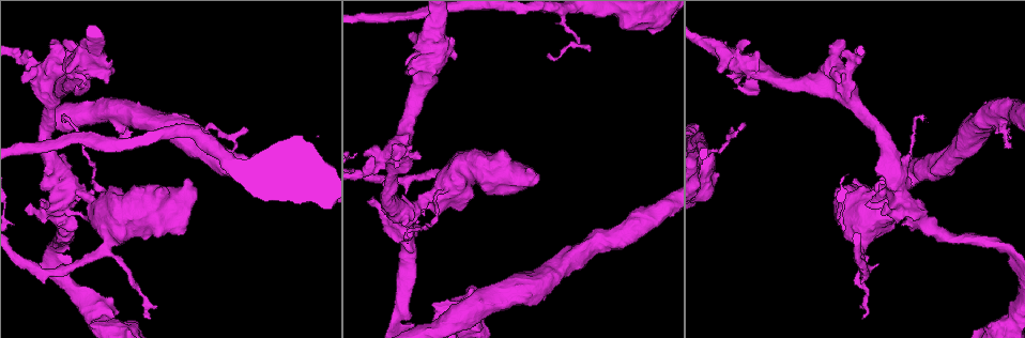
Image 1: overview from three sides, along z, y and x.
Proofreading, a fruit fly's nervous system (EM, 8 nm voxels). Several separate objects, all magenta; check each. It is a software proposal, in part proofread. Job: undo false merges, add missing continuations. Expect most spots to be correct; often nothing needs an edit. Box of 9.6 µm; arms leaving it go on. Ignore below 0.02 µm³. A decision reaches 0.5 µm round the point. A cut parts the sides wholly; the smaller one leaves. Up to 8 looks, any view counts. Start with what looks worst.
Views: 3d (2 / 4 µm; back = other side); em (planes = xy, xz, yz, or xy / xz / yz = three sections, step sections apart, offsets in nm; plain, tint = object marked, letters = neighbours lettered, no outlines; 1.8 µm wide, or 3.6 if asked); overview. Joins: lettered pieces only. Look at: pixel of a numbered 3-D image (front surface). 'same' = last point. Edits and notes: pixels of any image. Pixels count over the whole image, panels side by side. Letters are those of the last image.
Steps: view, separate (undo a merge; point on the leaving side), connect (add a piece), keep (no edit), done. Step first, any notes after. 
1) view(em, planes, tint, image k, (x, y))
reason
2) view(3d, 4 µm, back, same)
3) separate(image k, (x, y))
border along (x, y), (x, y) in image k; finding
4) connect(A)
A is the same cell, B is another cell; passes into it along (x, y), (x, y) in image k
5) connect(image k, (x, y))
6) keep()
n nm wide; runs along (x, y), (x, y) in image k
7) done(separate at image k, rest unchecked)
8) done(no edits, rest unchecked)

view(em, 3.6 µm, planes, tint, image 1, (430, 63))
looks like a crossing

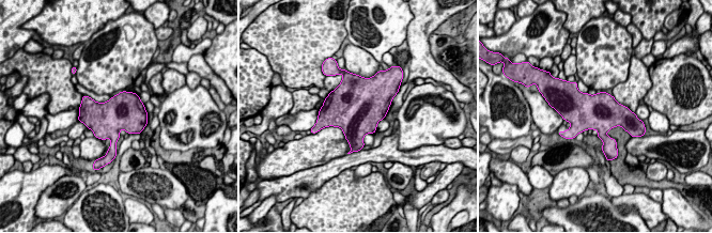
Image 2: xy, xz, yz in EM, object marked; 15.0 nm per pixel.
view(em, 3.6 µm, planes, letters, same)

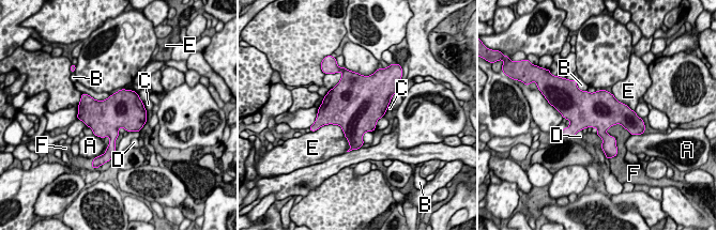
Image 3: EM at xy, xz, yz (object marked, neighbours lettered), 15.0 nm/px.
keep()
E touches over 550 nm; A, B, C, D, E and F are other cells; border along (605, 132), (615, 124), (628, 132) in image 3; all the same neuron

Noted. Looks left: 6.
view(3d, 2 µm, image 1, (50, 249))
thin neck

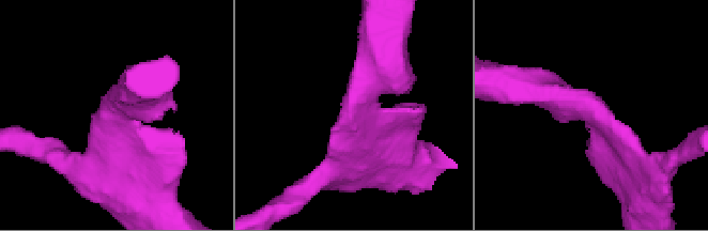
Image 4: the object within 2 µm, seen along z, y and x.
view(em, xz, step 16, letters, image 4, (357, 107))
arms of 300, 300 nm

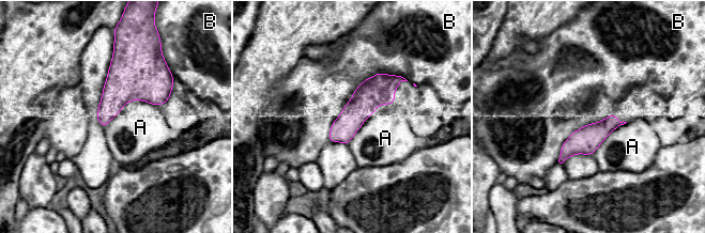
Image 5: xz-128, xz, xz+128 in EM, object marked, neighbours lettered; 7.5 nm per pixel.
keep()
140 nm wide; B touches over 750 nm; A and B are other cells; continuous, no second neuron

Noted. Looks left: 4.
view(em, planes, letters, image 1, (862, 318))
tapers out

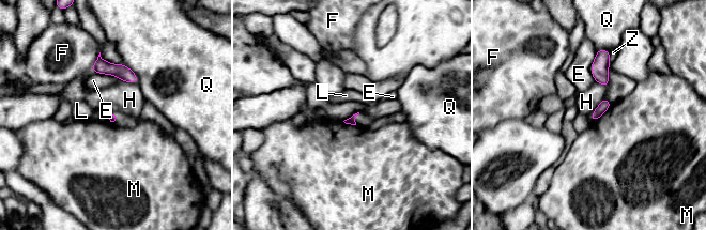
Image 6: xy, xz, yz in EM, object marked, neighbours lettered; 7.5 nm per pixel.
keep()
E touches over 240 nm; E, F, H, L, M, Q and Z are other cells; border along (612, 105), (593, 122) in image 6; no lettered piece goes on from it

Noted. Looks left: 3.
view(em, yz, step 4, tint, image 1, (1004, 147))
free end

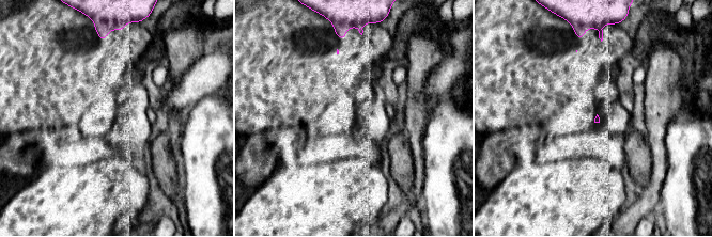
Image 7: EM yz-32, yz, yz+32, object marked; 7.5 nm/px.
view(em, planes, letters, same)
another direction

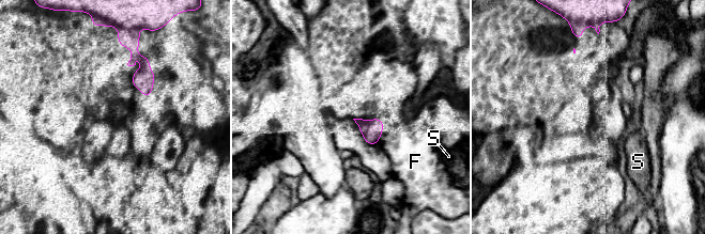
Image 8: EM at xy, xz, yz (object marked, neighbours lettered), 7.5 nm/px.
keep()
130 nm wide; F and S are other cells; border along (381, 134), (377, 144) in image 8; no lettered piece goes on from it

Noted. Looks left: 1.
done(no edits, rest unchecked)

